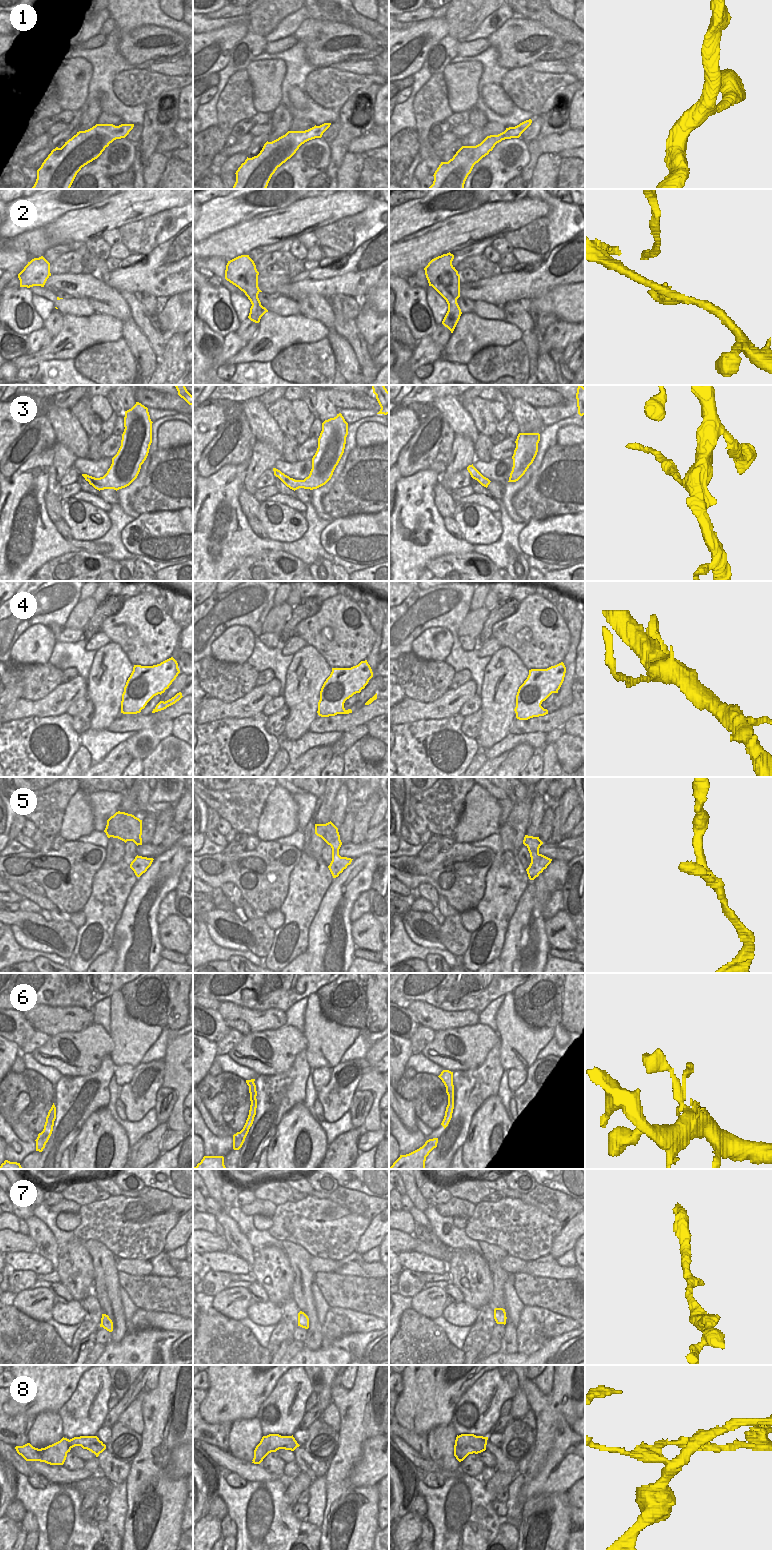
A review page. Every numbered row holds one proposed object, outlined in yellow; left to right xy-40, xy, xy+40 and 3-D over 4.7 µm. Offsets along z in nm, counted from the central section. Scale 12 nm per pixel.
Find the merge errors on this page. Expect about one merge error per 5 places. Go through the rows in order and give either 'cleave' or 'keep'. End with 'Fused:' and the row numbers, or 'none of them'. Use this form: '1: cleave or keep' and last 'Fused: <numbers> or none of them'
1: keep
2: keep
3: keep
4: keep
5: keep
6: keep
7: keep
8: cleave
Fused: 8

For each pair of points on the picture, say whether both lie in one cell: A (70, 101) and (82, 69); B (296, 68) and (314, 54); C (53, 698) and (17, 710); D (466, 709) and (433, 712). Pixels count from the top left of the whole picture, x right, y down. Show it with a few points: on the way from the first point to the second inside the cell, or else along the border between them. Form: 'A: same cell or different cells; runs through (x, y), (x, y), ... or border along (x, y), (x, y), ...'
A: same cell; runs through (73, 93), (74, 77)
B: different cells; border along (299, 39), (304, 43), (306, 59), (316, 67)
C: same cell; runs through (44, 707), (26, 708)
D: different cells; border along (475, 694), (465, 702), (458, 713)

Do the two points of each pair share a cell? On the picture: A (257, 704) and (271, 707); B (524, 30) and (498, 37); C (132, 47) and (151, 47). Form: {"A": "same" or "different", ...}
{"A": "different", "B": "same", "C": "same"}

